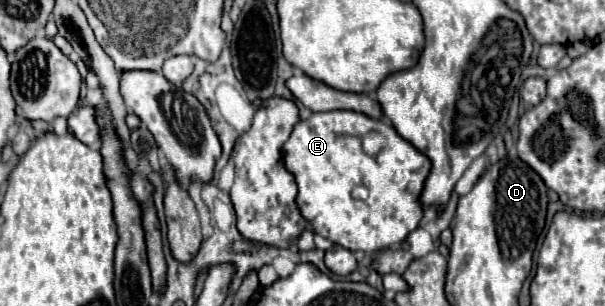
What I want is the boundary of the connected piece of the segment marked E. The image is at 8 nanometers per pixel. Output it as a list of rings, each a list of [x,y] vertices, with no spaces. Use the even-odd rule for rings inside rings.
[[[356,111],[312,113],[306,121],[298,121],[290,139],[282,147],[284,165],[294,175],[298,195],[296,203],[302,217],[320,237],[342,245],[350,251],[372,253],[402,243],[422,219],[420,193],[430,173],[430,161],[406,139],[402,139],[390,123],[372,119]]]

